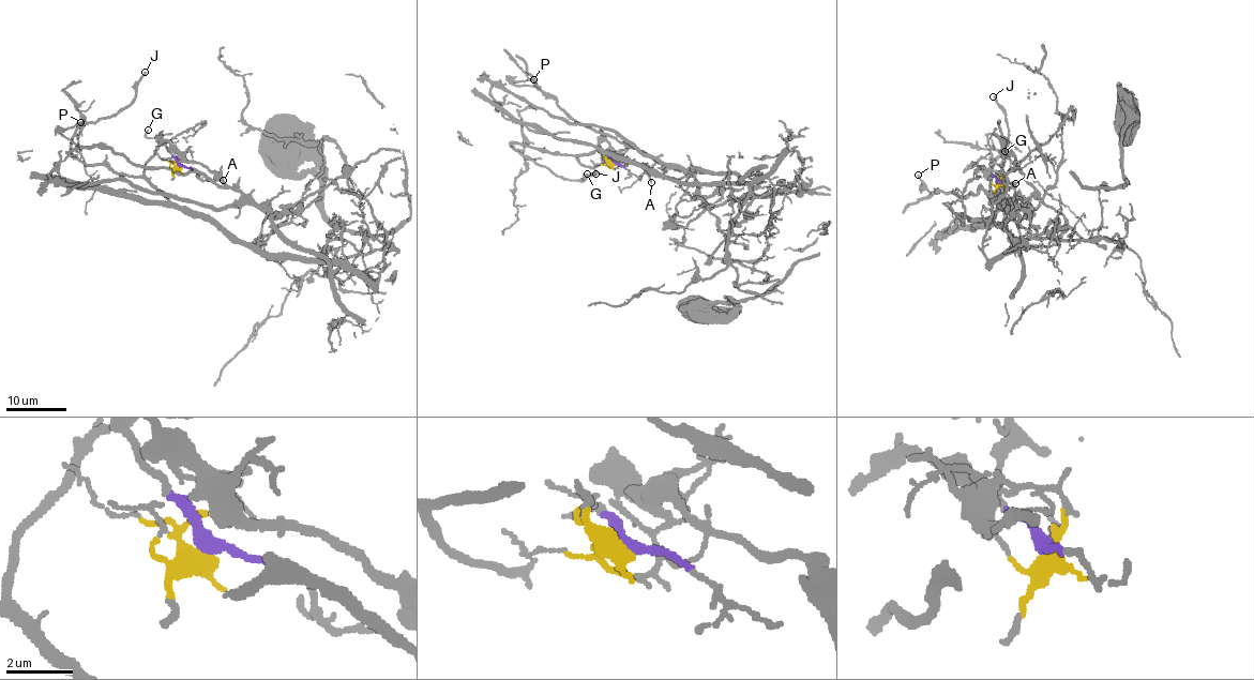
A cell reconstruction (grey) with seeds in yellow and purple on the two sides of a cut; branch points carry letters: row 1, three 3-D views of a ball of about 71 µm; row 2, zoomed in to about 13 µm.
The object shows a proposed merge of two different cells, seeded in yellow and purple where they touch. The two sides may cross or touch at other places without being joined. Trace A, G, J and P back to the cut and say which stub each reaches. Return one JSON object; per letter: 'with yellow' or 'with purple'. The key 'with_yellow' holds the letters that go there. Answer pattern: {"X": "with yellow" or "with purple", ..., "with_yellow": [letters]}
{"A": "with yellow", "G": "with purple", "J": "with purple", "P": "with yellow", "with_yellow": ["A", "P"]}

